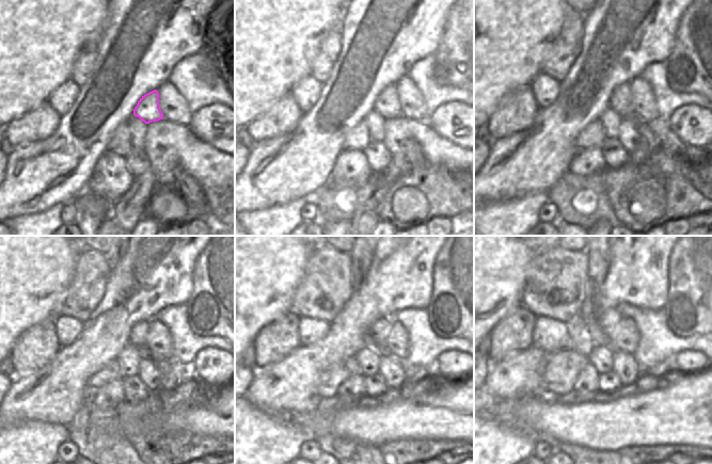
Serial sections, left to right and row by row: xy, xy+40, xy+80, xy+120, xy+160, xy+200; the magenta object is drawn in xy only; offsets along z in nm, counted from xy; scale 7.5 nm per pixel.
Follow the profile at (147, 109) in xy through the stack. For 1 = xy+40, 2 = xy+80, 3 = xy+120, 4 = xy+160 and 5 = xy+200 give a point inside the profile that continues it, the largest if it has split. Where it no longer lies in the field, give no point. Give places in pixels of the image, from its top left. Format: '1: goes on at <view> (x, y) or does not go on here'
1: goes on at xy+40 (386, 105)
2: goes on at xy+80 (620, 99)
3: goes on at xy+120 (139, 332)
4: goes on at xy+160 (377, 334)
5: goes on at xy+200 (600, 325)

